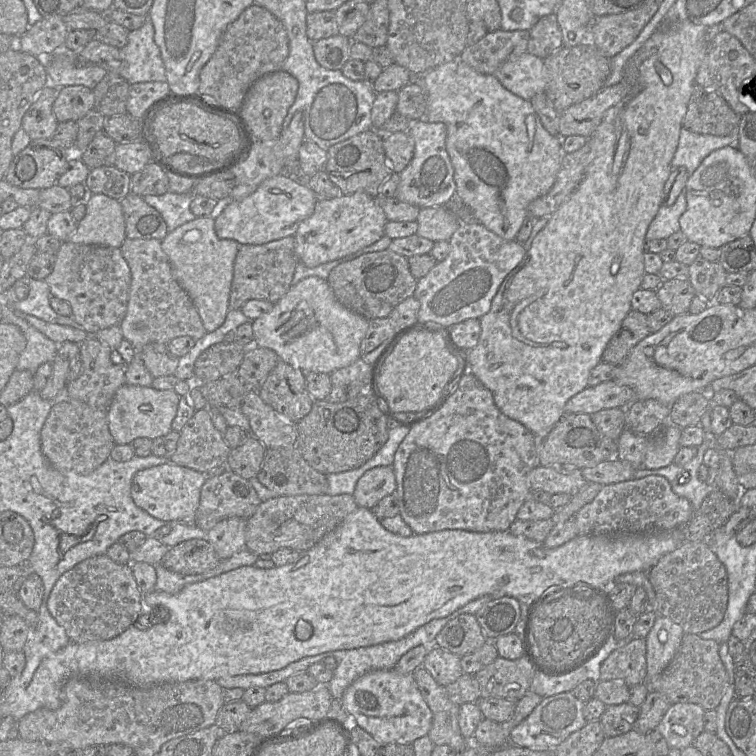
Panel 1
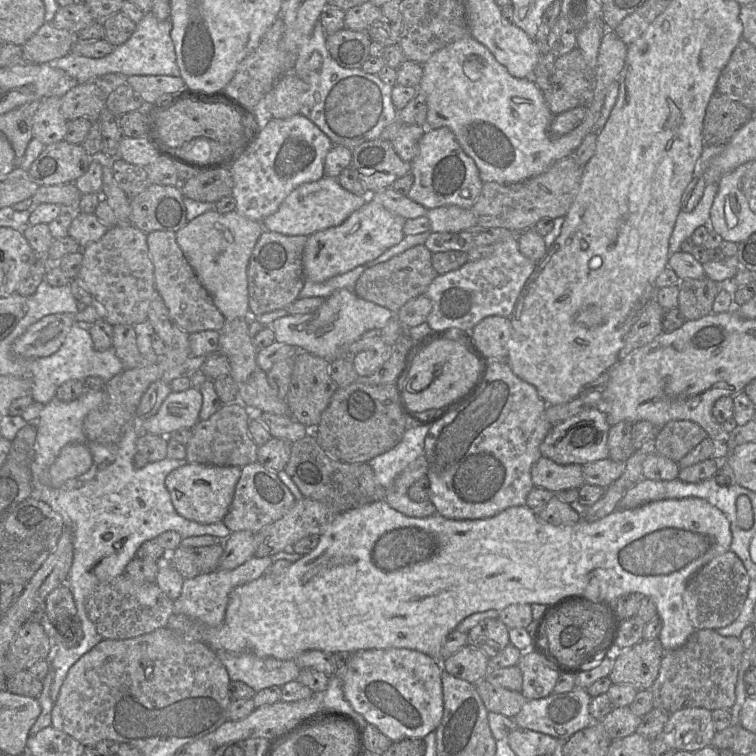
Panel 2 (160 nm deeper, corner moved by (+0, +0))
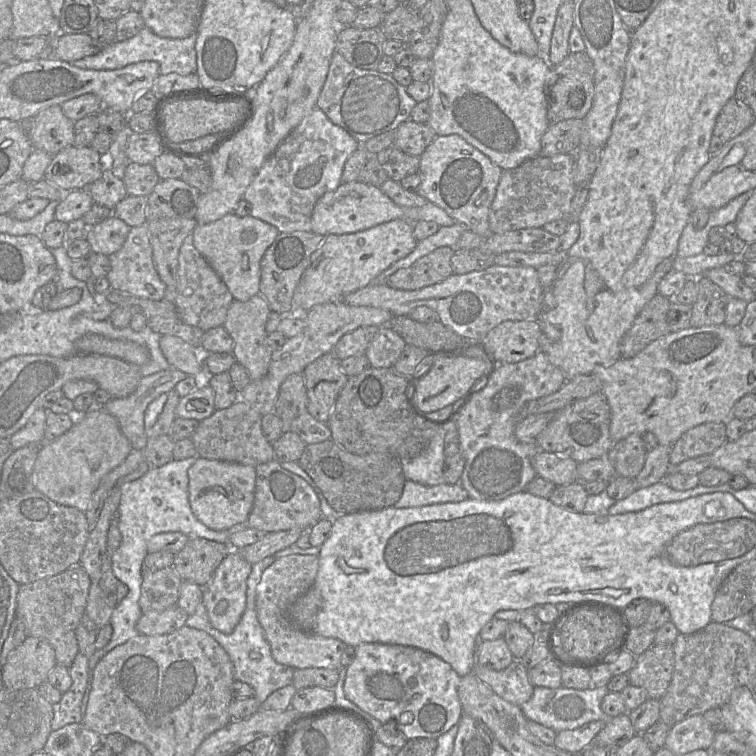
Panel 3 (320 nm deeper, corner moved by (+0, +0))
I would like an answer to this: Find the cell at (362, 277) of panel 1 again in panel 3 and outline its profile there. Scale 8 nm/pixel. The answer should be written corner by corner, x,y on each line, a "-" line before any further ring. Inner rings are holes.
440,247
429,253
407,268
402,268
393,273
387,279
384,285
399,290
419,290
424,287
432,286
440,283
453,274
451,266
451,258
454,255
454,250
451,247

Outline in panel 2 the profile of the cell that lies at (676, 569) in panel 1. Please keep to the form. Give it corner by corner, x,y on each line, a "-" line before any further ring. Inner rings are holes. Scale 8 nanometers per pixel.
727,551
705,564
688,581
683,602
695,630
726,627
741,613
749,589
749,576
741,559

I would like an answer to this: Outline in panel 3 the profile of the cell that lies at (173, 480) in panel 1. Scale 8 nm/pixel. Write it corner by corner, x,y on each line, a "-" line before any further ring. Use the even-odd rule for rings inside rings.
198,458
188,470
189,503
195,517
206,527
225,531
245,524
252,510
256,482
253,466

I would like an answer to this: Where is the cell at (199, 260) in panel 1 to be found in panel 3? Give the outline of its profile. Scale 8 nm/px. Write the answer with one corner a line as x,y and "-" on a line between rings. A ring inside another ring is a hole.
230,213
214,222
198,225
192,239
196,250
225,283
234,301
245,302
259,294
260,262
279,233
276,227
258,218

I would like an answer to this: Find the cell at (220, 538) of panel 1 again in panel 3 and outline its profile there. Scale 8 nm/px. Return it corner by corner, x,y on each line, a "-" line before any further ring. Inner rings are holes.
231,550
215,570
211,580
203,588
203,605
211,625
224,634
233,632
246,608
247,579
252,565
237,551

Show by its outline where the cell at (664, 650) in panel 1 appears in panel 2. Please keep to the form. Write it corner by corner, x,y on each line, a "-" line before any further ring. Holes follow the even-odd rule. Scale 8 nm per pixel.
696,497
657,500
636,508
616,509
595,522
588,523
580,520
577,523
563,526
554,526
540,520
535,512
526,505
509,507
490,518
453,520
436,513
426,518
407,517
392,509
385,501
378,501
337,514
326,531
320,535
317,546
299,560
292,562
283,574
275,575
265,572
260,578
235,588
230,594
225,618
220,626
206,627
184,615
173,614
166,627
187,636
189,639
202,641
216,652
241,653
250,651
258,656
278,660
293,660
308,650
336,653
371,649
410,649
422,652
435,660
443,661
442,647
447,636
455,630
462,620
473,613
490,609
502,610
511,604
519,603
553,604
577,594
599,595
614,602
622,595
636,593
647,596
655,602
658,616
662,621
662,629
658,639
664,651
669,651
683,646
695,631
683,602
683,593
689,579
712,559
729,551
731,542
730,523
724,513
708,501

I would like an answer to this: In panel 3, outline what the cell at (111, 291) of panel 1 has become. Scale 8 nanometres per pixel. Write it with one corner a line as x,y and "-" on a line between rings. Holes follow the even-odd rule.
147,225
131,228
122,248
109,256
110,271
106,278
111,289
128,292
136,297
148,300
163,300
166,285
160,279
153,261
152,245

